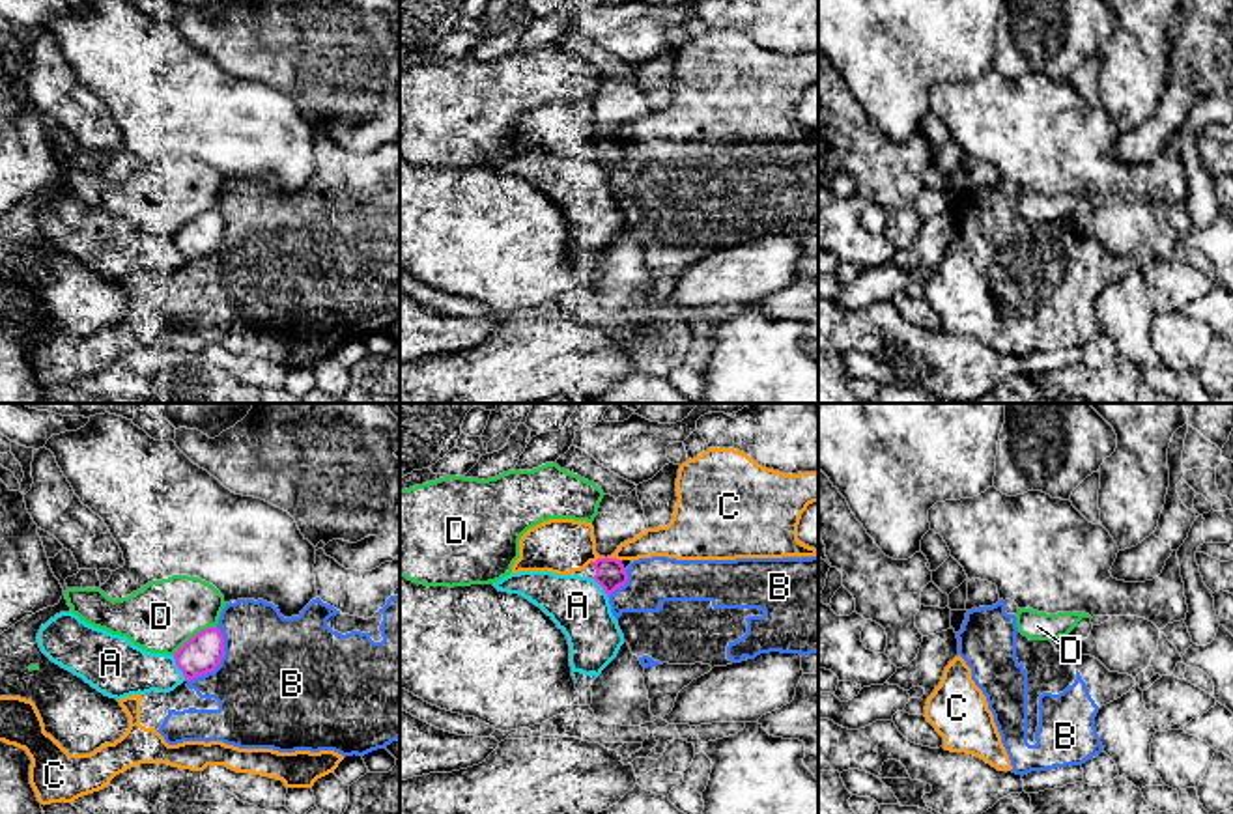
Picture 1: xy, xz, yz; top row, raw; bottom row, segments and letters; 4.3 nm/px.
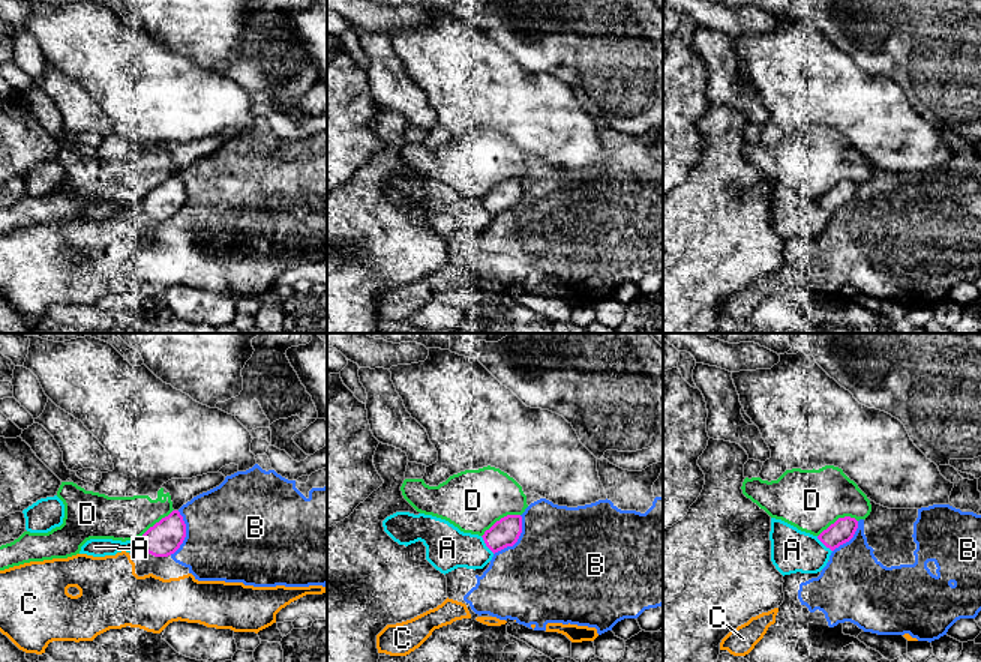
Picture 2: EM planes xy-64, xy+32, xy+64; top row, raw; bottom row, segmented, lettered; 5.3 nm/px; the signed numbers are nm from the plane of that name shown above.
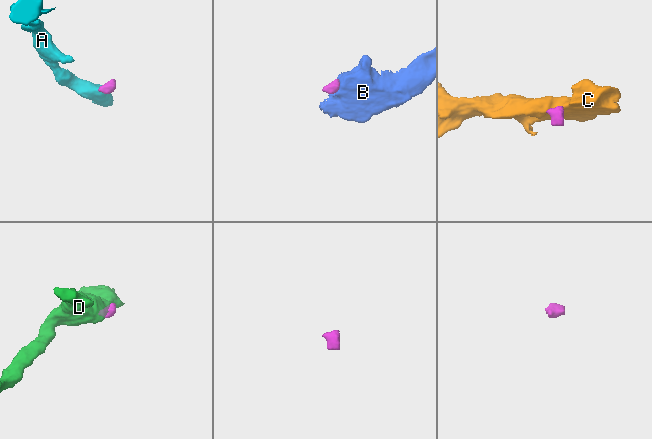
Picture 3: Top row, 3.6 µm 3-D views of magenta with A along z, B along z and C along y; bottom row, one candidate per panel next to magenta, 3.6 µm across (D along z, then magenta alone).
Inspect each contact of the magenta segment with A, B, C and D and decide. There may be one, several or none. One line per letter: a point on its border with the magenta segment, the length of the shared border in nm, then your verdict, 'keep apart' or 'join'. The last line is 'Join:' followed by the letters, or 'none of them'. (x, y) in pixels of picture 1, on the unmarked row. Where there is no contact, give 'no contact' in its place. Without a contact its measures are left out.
A: xy (178, 249) | 120 nm | keep apart
B: xy (221, 239) | 280 nm | keep apart
C: xz (615, 140) | 70 nm | keep apart
D: xy (195, 217) | 220 nm | keep apart
Join: none of them

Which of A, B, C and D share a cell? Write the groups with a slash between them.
A / B C / D

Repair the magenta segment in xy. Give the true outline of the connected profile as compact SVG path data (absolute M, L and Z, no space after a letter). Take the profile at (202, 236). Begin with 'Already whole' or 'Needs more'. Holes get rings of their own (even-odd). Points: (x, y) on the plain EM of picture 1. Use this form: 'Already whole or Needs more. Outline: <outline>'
Already whole. Outline: M207 209L189 220L176 235L176 246L191 263L213 254L224 237L224 218L219 209Z

